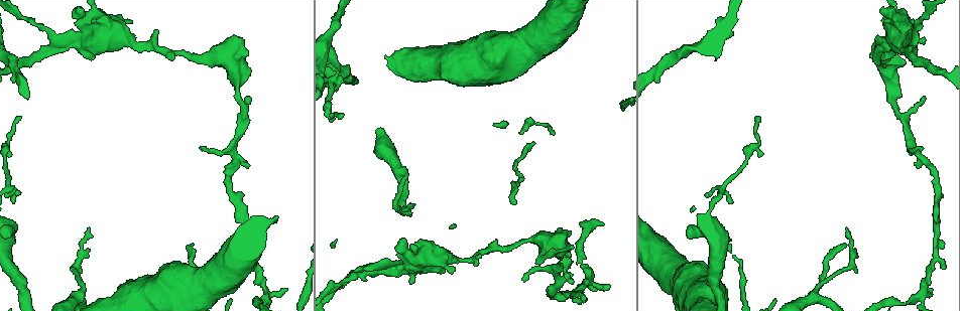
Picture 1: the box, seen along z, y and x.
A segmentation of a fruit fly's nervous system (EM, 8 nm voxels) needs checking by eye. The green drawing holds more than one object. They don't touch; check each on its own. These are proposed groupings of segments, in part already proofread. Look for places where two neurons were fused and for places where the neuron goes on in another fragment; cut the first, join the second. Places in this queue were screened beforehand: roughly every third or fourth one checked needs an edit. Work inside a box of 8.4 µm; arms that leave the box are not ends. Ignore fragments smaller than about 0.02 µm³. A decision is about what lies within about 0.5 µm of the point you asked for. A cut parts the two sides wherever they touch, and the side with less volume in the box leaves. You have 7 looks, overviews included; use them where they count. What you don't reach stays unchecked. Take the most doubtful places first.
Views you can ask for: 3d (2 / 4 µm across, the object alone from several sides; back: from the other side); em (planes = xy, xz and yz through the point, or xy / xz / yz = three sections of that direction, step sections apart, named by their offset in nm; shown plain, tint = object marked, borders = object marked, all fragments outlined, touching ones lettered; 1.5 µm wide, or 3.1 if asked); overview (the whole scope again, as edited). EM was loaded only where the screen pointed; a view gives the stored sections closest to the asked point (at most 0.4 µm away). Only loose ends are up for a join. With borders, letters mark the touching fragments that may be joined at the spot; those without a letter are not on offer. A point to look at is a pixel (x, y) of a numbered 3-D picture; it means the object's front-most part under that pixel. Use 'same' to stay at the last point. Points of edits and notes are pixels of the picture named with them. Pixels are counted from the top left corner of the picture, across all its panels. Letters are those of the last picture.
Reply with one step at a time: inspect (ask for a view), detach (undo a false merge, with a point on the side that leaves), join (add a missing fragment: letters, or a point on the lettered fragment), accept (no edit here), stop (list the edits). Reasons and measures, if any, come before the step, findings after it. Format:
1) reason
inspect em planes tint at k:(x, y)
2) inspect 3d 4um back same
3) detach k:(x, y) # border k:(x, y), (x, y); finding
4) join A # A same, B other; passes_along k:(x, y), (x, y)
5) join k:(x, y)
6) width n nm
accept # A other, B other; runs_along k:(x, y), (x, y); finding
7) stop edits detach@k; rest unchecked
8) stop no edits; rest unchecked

branch stops here
inspect em xz step 4 tint at 1:(239, 39)

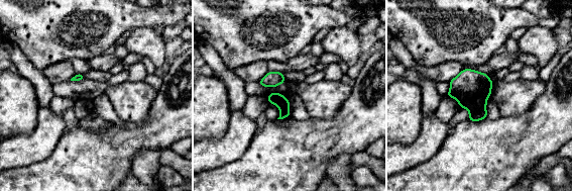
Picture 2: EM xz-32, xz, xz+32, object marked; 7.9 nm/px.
inspect em planes borders same

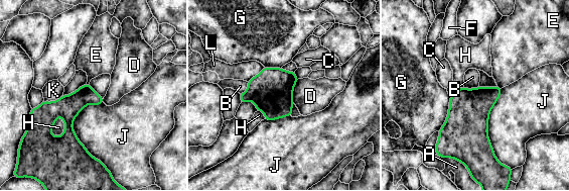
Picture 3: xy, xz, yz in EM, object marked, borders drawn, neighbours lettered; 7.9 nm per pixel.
longest_contact J 480 nm
accept # A other, B other, C other, D other, E other, F other, G other, H other, J other, K other, L other; border 3:(248, 82), (248, 87), (240, 94); no lettered fragment goes on from it

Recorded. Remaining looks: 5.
an open end
inspect em planes borders at 1:(342, 114)

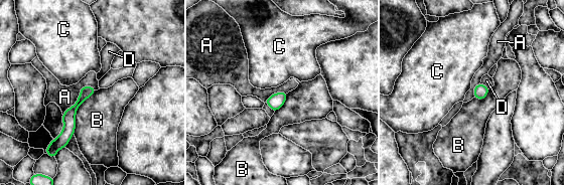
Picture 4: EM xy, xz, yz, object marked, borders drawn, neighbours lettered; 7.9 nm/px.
width 100 nm
accept # A other, B other, C other, D other; border 4:(96, 88), (83, 86), (62, 115); none of them fits

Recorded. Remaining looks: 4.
inspect em yz step 8 plain at 1:(135, 46)

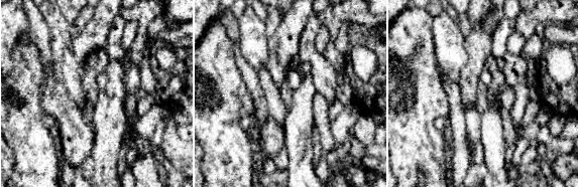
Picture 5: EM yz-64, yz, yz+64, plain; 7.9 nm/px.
with the object marked
inspect em yz step 8 tint same

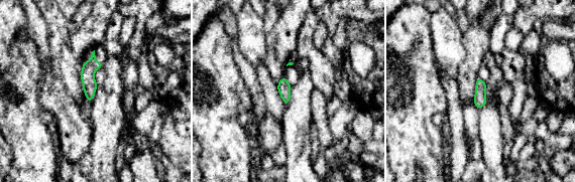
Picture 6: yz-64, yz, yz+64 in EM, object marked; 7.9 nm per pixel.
see the neighbours
inspect em yz step 8 borders same

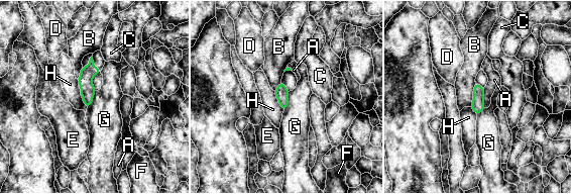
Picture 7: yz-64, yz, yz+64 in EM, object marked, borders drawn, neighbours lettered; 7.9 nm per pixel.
accept # A other, B other, C other, D other, E other, F other, G other, H other; runs_along 7:(91, 63), (87, 102); one neuron here

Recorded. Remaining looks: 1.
stop no edits; rest unchecked

